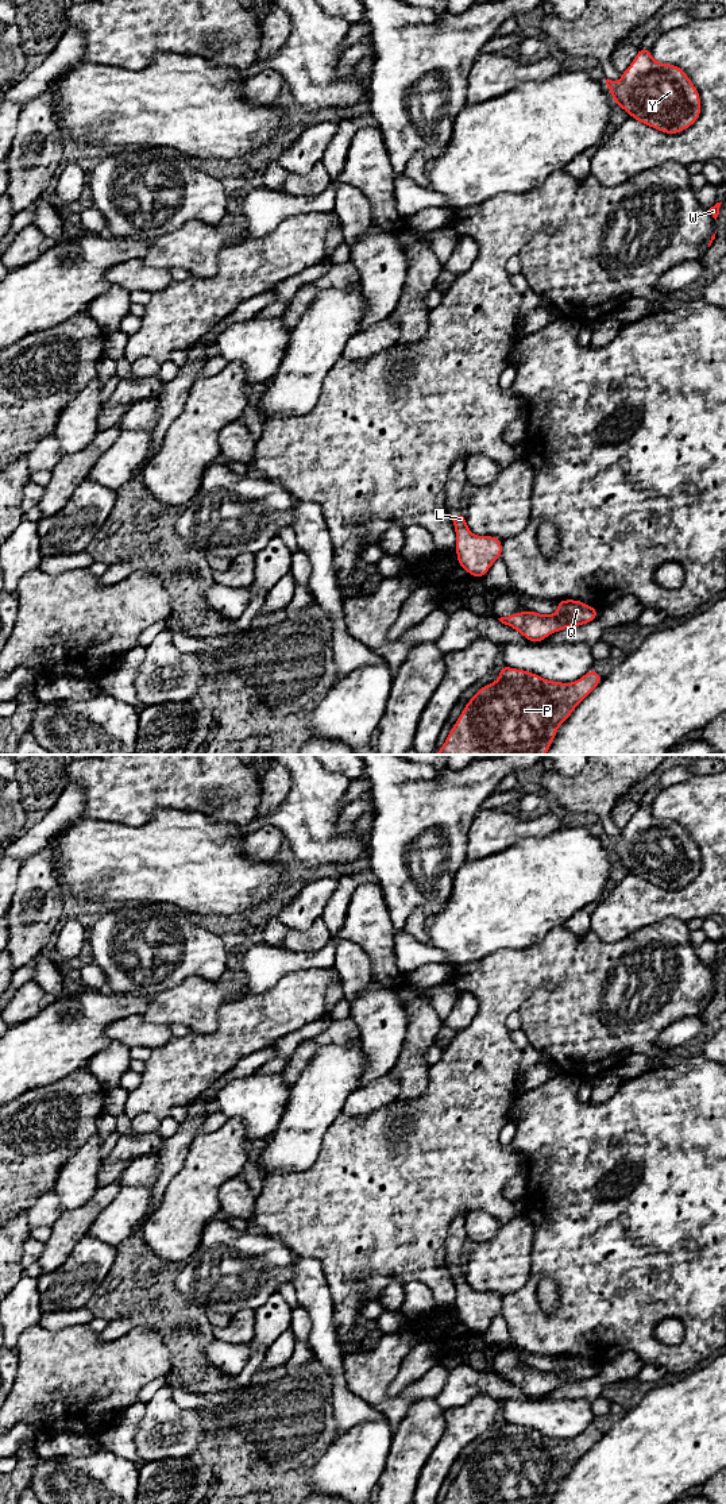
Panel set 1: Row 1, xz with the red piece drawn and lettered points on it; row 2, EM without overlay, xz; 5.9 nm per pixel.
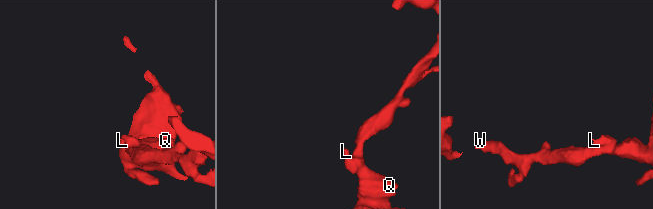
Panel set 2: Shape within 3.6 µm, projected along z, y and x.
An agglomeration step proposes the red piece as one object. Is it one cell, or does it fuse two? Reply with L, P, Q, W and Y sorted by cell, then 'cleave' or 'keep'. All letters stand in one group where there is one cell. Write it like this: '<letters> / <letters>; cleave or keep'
L P Q W Y; keep

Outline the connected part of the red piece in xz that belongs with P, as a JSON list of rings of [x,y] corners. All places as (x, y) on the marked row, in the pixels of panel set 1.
[[[506,666],[498,670],[501,678],[474,694],[435,755],[545,755],[559,726],[603,680],[594,668],[572,683],[548,680]]]

